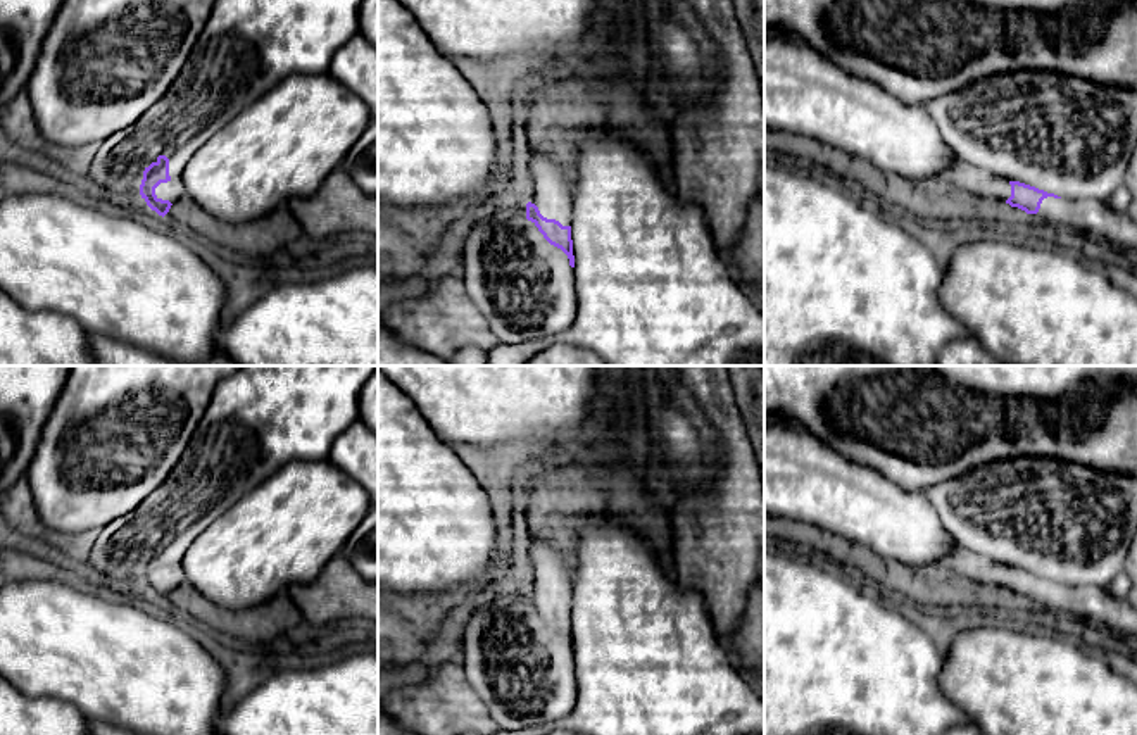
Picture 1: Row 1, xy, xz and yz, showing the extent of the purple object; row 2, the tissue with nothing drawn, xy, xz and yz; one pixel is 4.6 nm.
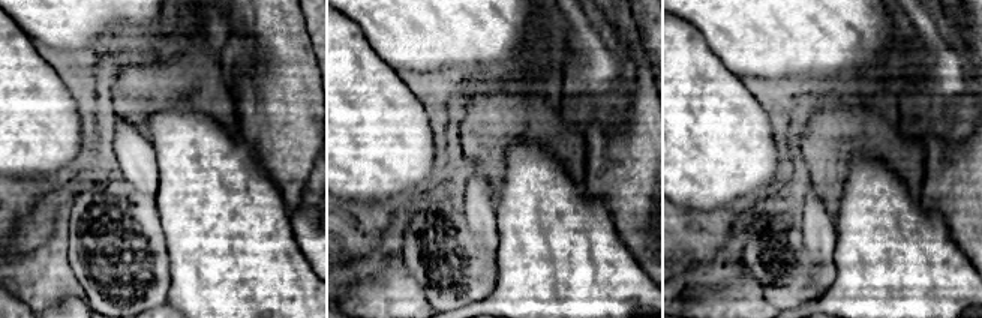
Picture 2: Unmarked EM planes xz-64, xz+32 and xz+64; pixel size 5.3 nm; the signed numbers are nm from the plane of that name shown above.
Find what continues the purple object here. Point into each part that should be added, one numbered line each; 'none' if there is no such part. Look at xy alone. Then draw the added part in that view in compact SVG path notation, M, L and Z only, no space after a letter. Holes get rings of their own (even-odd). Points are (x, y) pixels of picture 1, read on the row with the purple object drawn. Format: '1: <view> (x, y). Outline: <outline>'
1: xy (173, 190). Outline: M174 178L167 183L160 183L155 188L157 198L169 200L171 204L181 200L186 195L186 186L181 178Z

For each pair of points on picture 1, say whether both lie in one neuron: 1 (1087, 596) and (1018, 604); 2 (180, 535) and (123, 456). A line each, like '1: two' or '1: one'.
1: two
2: two

